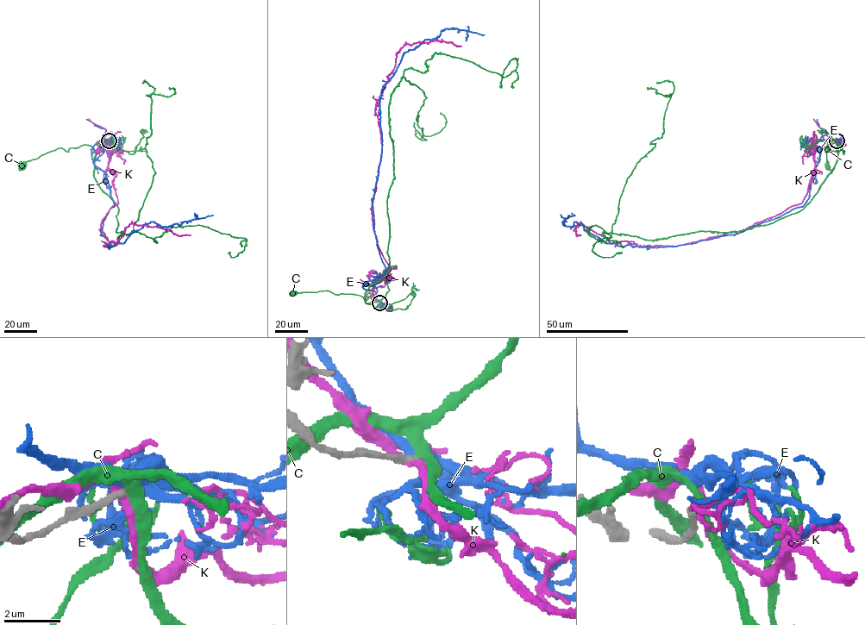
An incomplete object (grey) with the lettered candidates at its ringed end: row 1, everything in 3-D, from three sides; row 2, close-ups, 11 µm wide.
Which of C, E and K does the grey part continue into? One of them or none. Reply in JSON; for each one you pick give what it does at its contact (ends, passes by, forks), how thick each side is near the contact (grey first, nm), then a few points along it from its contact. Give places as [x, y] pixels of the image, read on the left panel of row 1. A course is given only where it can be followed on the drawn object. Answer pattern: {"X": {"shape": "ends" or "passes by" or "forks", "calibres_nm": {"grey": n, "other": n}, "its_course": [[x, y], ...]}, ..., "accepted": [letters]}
{"accepted": []}

